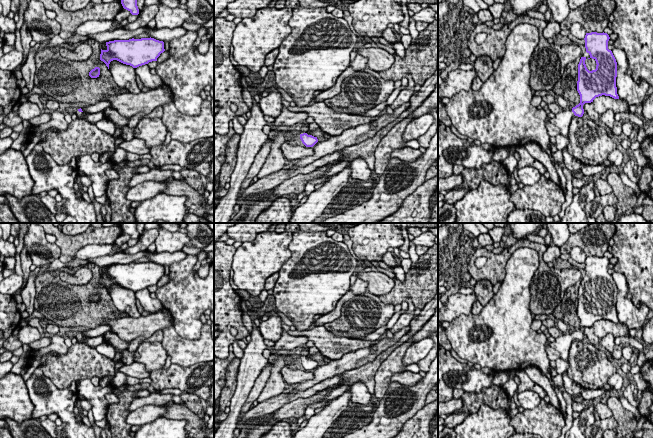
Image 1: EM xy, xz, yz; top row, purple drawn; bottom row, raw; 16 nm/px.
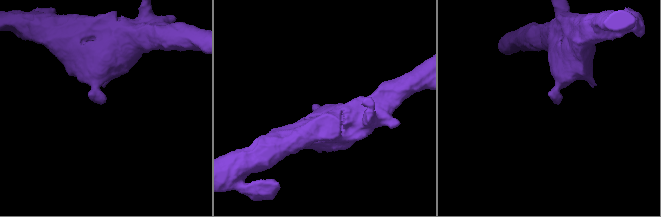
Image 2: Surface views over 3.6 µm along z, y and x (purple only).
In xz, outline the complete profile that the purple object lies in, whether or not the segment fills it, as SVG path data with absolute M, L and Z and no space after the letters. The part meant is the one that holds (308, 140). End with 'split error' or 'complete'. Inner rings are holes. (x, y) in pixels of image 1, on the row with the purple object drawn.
M306 121L302 122L302 127L300 129L301 132L300 139L306 147L313 147L318 142L318 139L317 137L308 135L307 134L308 130L309 130L309 123L307 123Z | split error

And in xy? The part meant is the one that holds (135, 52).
M151 37L114 40L106 42L106 46L106 50L101 49L100 60L106 64L108 69L113 60L137 68L157 61L160 54L165 51L164 42Z | complete

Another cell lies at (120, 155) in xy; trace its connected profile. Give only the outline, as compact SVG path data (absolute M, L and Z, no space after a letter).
M117 148L117 149L115 149L112 159L116 163L120 163L123 161L136 161L136 160L140 160L140 159L146 159L149 161L152 159L152 156L149 153L144 154L144 155L138 155L135 153L127 152L122 148Z

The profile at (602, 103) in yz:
M602 95L596 97L592 103L594 110L601 115L608 109L611 109L614 114L622 112L626 113L629 111L629 105L627 101L620 98L614 99L610 96Z

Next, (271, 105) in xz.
M271 91L266 97L261 97L259 106L264 115L277 118L281 114L282 100L278 91Z

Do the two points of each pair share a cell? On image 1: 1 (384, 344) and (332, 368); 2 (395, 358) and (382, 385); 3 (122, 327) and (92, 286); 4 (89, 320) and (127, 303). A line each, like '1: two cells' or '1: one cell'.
1: one cell
2: one cell
3: two cells
4: two cells

